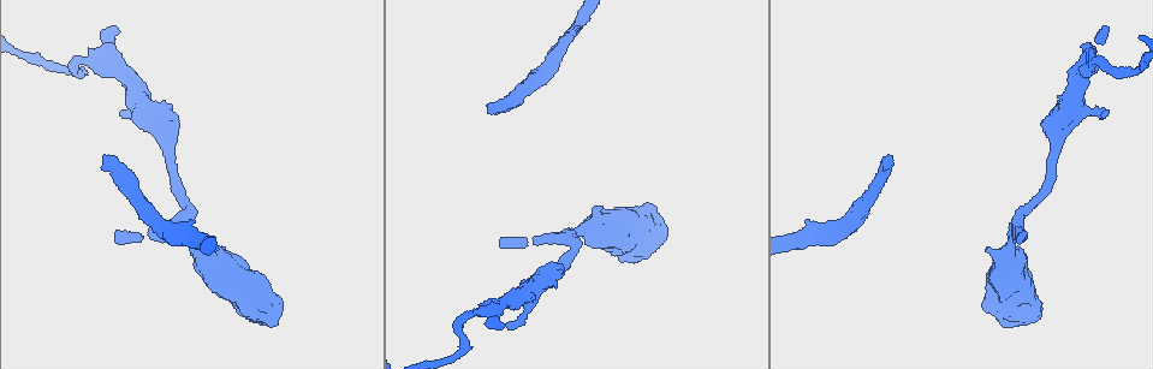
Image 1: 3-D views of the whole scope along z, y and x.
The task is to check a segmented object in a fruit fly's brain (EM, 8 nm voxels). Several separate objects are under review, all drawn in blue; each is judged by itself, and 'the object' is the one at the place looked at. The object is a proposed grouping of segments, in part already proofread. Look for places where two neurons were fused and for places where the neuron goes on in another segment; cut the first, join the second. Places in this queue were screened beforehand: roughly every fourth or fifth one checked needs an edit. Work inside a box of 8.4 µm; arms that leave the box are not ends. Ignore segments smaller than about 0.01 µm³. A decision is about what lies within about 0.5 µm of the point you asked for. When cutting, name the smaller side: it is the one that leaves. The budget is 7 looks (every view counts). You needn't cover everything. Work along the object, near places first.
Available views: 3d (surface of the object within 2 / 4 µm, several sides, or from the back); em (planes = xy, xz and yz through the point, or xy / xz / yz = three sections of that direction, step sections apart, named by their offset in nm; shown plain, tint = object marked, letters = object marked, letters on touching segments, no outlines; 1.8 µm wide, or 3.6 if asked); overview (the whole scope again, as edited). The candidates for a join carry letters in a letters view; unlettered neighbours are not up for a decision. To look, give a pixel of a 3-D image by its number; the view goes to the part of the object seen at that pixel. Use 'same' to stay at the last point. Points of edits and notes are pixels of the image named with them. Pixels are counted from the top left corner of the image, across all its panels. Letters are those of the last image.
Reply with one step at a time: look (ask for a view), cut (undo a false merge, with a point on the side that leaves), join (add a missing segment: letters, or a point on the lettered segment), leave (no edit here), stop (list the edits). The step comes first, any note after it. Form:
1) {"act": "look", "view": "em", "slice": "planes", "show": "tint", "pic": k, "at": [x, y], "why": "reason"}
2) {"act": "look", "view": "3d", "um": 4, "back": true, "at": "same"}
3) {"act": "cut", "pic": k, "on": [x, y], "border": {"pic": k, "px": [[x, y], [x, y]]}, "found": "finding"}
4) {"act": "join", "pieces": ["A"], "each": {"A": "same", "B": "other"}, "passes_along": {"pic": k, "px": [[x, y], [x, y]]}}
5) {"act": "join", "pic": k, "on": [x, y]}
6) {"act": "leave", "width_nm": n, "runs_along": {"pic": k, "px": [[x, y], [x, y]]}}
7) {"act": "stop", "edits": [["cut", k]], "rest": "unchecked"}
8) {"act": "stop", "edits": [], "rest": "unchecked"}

{"act": "look", "view": "3d", "um": 2, "pic": 1, "at": [507, 325], "why": "an open end"}

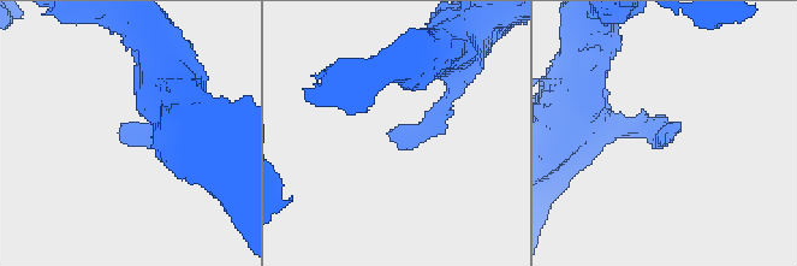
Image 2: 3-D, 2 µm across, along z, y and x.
{"act": "look", "view": "em", "slice": "planes", "show": "tint", "pic": 2, "at": [390, 137], "why": "now the EM"}

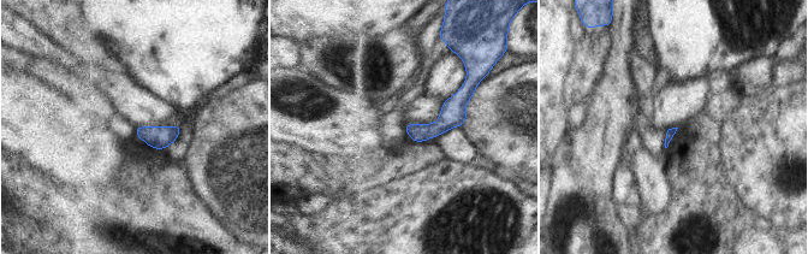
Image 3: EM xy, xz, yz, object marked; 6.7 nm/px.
{"act": "look", "view": "em", "slice": "planes", "show": "letters", "at": "same", "why": "what lies round it"}

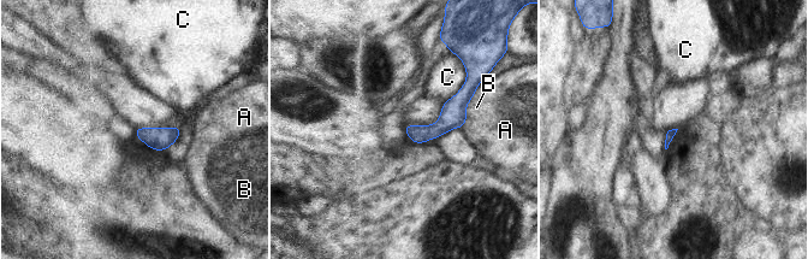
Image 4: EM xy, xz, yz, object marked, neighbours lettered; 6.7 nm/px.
{"act": "leave", "each": {"A": "other", "B": "other", "C": "other"}, "runs_along": {"pic": 4, "px": [[465, 93], [434, 131], [407, 130]]}, "found": "none of them fits"}

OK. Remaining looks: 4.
{"act": "look", "view": "em", "slice": "planes", "show": "letters", "pic": 1, "at": [120, 31], "why": "branch stops here"}

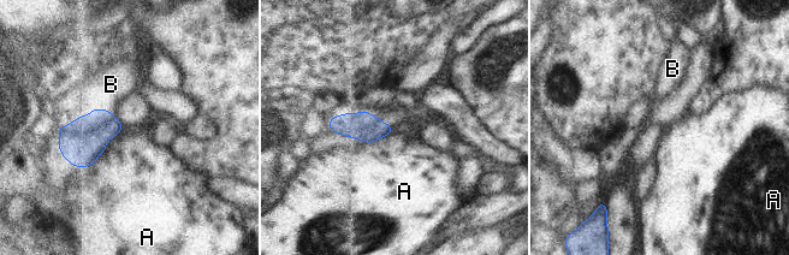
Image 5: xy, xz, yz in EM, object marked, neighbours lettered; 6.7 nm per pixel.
{"act": "join", "pieces": ["B"], "width_nm": 170, "each": {"A": "other", "B": "same"}, "passes_along": {"pic": 5, "px": [[84, 140], [102, 108], [111, 84]]}, "found": "the neuron continues"}

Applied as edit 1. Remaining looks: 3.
{"act": "look", "view": "3d", "um": 4, "pic": 1, "at": [104, 156], "why": "free end"}

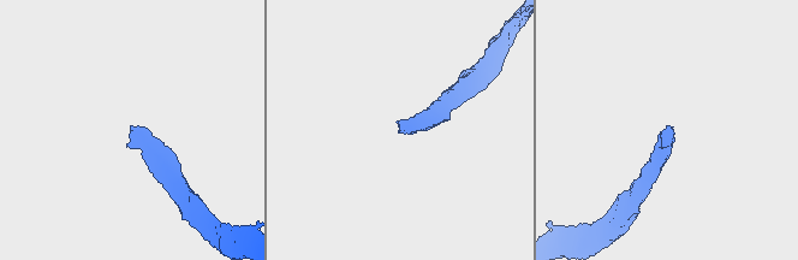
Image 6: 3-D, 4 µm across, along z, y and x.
{"act": "look", "view": "em", "slice": "xy", "step": 16, "show": "tint", "pic": 6, "at": [398, 130], "why": "now the EM"}

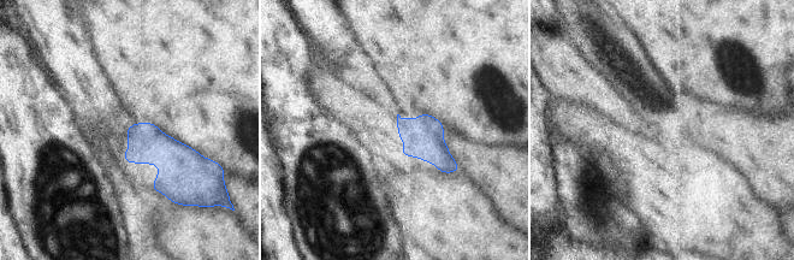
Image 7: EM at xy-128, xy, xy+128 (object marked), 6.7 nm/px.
{"act": "look", "view": "em", "slice": "planes", "show": "letters", "at": "same", "why": "another direction"}

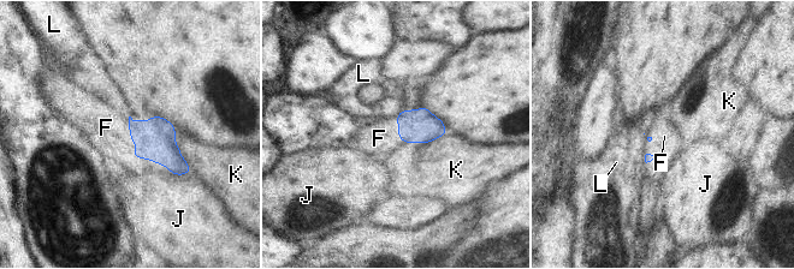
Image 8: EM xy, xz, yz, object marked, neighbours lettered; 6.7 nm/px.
{"act": "join", "pieces": ["F"], "each": {"F": "same", "J": "other", "K": "other", "L": "other"}, "passes_along": {"pic": 8, "px": [[155, 139], [129, 127], [106, 127]]}, "found": "the neuron continues"}

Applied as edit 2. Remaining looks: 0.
{"act": "stop", "edits": [["join", 5], ["join", 8]], "rest": "unchecked"}

